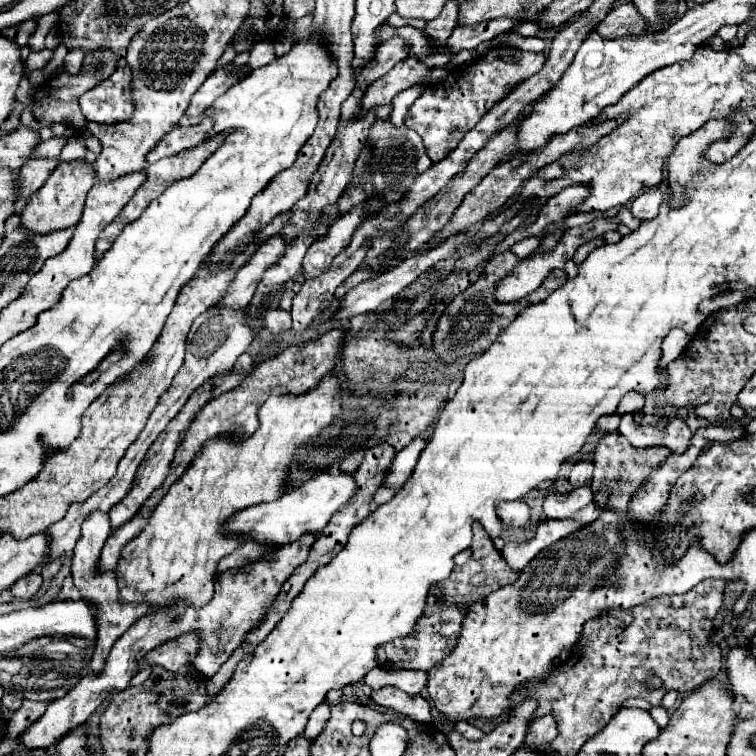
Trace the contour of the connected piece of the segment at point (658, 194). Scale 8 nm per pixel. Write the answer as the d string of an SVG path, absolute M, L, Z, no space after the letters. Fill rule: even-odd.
M654 189L648 193L640 193L634 199L634 207L630 207L630 211L634 209L634 215L638 219L654 219L658 215L658 207L660 203L674 203L676 197L670 197L670 193Z

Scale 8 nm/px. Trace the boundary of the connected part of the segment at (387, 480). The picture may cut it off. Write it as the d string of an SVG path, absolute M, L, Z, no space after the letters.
M418 437L408 447L404 447L400 453L396 453L396 457L392 461L392 467L386 473L382 485L384 487L392 487L392 489L398 491L408 481L408 477L412 475L414 465L418 463L418 457L420 457L420 453L422 453L424 447L426 447L426 443Z

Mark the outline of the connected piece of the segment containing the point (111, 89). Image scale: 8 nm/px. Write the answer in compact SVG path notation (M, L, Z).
M114 71L104 83L80 97L80 109L88 121L130 121L134 103L130 97L130 71Z

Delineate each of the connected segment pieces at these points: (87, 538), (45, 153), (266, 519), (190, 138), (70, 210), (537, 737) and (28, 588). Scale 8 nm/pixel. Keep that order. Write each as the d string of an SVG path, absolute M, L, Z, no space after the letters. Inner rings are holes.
M94 511L90 513L90 517L86 517L86 521L82 523L82 537L78 539L74 553L72 553L72 577L74 577L74 585L78 587L80 595L88 601L94 603L96 611L98 611L98 639L96 639L96 651L90 663L92 673L100 673L102 665L106 663L106 657L112 649L112 645L116 643L116 639L128 631L128 627L138 621L140 617L144 617L150 611L150 605L146 603L138 603L138 605L130 605L130 603L120 603L118 597L118 587L116 587L116 576L113 571L100 572L98 571L98 557L100 551L104 547L104 541L110 537L112 527L110 527L110 519L108 513L102 511Z
M52 137L48 141L42 141L36 147L36 151L32 153L32 157L34 159L38 159L38 157L58 157L64 145L66 145L66 137Z
M322 471L316 477L312 477L310 481L306 481L304 485L292 489L290 493L282 495L280 499L272 501L272 503L260 503L260 505L252 505L246 507L244 511L234 513L234 517L228 521L228 525L224 527L226 535L246 535L248 539L254 539L260 545L286 545L286 543L294 543L298 541L304 533L320 533L326 523L330 521L330 517L344 507L352 495L354 495L354 477L346 475L346 473L328 473Z
M204 119L202 125L188 125L188 127L174 127L170 133L166 133L166 137L162 137L162 141L146 155L146 161L152 165L154 161L160 161L162 157L170 157L176 153L182 153L186 149L196 147L202 137L210 131L212 121Z
M62 163L58 169L52 171L46 185L28 199L24 211L20 213L20 227L28 233L52 233L60 229L74 227L78 223L78 217L82 217L86 193L94 185L96 171L90 163Z
M552 713L544 715L544 717L536 717L532 719L528 733L526 733L526 745L534 745L534 747L544 747L548 745L552 739L556 739L558 729L556 729L556 719Z
M30 573L30 575L24 575L22 579L18 579L10 587L10 593L14 597L20 597L20 599L32 599L38 593L40 585L42 585L42 577L36 575L36 573Z

